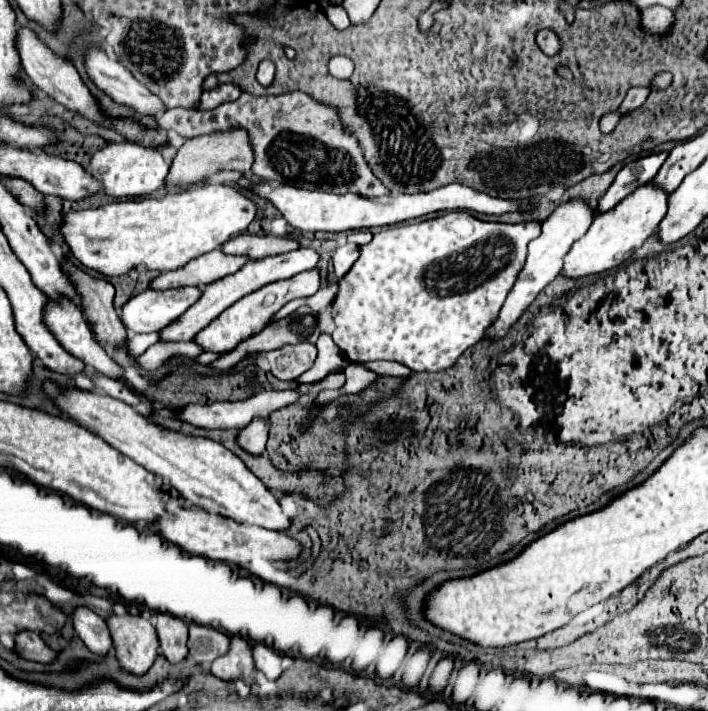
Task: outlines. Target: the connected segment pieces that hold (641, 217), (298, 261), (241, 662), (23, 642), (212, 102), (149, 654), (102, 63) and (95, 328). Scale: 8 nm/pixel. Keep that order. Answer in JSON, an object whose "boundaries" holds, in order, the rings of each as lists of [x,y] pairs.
{"boundaries":[[[[649,181],[645,185],[639,185],[637,191],[627,195],[613,209],[599,213],[595,217],[589,231],[573,245],[573,249],[565,257],[565,265],[561,273],[579,279],[579,277],[603,273],[611,267],[617,267],[619,263],[629,259],[657,231],[659,223],[667,213],[667,203],[669,203],[669,193],[657,183]]],[[[295,249],[295,251],[283,253],[283,255],[275,255],[275,257],[265,257],[265,259],[259,259],[259,261],[247,261],[239,271],[235,271],[235,273],[231,273],[227,277],[221,277],[221,279],[213,281],[213,283],[207,283],[205,289],[203,289],[203,295],[197,299],[197,303],[193,303],[173,323],[163,327],[161,333],[159,333],[159,339],[161,341],[179,341],[179,339],[181,341],[191,341],[193,335],[197,335],[197,331],[207,327],[217,315],[221,315],[227,307],[237,303],[241,297],[249,295],[251,291],[257,291],[259,287],[263,287],[267,283],[287,279],[287,277],[293,277],[293,275],[297,275],[301,271],[313,269],[317,265],[317,261],[319,261],[319,255],[313,249]]],[[[231,635],[229,651],[211,663],[211,671],[219,679],[245,679],[247,685],[253,685],[253,657],[249,641],[239,635]]],[[[27,629],[19,631],[13,635],[13,641],[15,641],[15,651],[21,657],[41,661],[41,663],[49,663],[55,659],[55,651],[49,649],[43,643],[43,639],[39,637],[39,633],[35,633],[35,631],[27,631]]],[[[223,83],[223,85],[217,85],[213,87],[211,91],[205,91],[197,103],[197,109],[201,111],[209,111],[209,109],[215,109],[223,103],[229,103],[229,101],[237,101],[241,95],[239,87],[233,85],[233,83]]],[[[113,613],[107,617],[107,627],[123,669],[137,675],[145,673],[153,665],[159,647],[153,623],[141,613]]],[[[97,49],[87,55],[87,73],[91,81],[113,99],[125,99],[125,105],[133,107],[135,115],[155,115],[163,109],[163,103],[151,95],[129,71],[111,57],[107,51]]],[[[61,257],[61,269],[69,275],[69,281],[73,283],[73,287],[77,289],[77,299],[81,303],[81,311],[85,315],[85,321],[89,321],[89,327],[93,331],[93,337],[97,343],[105,345],[105,347],[113,347],[113,349],[123,349],[127,345],[127,331],[121,323],[121,319],[117,317],[117,311],[113,307],[113,295],[115,295],[115,287],[107,281],[107,279],[99,279],[89,275],[87,271],[79,269],[77,265],[73,265],[67,257]]]]}

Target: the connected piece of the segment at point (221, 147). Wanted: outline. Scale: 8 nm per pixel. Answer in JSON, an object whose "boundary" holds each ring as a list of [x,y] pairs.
{"boundary":[[[245,129],[201,135],[201,137],[187,139],[185,145],[177,151],[171,163],[171,171],[167,175],[167,183],[175,183],[175,189],[189,189],[189,187],[195,187],[197,183],[203,183],[207,175],[215,175],[223,171],[245,173],[251,169],[251,163],[253,163],[253,151],[249,147]]]}

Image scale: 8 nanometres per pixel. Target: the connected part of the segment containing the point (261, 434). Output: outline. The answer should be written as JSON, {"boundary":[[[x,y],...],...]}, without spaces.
{"boundary":[[[253,419],[253,423],[249,423],[239,433],[239,445],[243,449],[247,449],[251,455],[259,455],[265,451],[265,443],[267,443],[265,423],[267,423],[267,419]]]}

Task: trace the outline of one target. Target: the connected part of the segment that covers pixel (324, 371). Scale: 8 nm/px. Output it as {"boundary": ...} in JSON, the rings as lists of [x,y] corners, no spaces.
{"boundary":[[[323,333],[315,345],[317,345],[317,349],[319,349],[319,355],[317,355],[317,359],[315,359],[315,365],[297,379],[299,383],[319,381],[319,379],[323,379],[325,375],[329,375],[331,371],[345,369],[347,365],[351,365],[351,361],[345,357],[345,353],[333,343],[331,335]]]}

